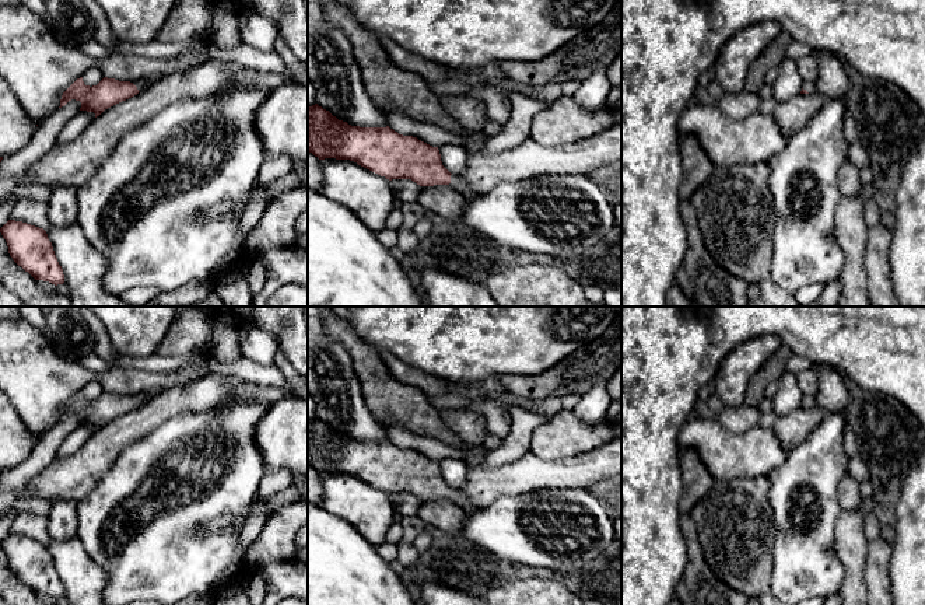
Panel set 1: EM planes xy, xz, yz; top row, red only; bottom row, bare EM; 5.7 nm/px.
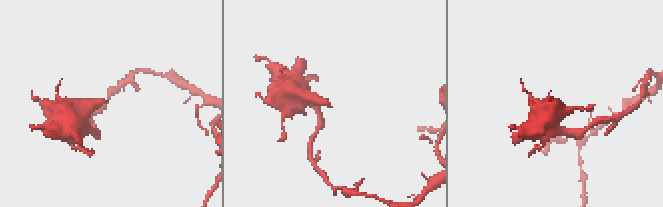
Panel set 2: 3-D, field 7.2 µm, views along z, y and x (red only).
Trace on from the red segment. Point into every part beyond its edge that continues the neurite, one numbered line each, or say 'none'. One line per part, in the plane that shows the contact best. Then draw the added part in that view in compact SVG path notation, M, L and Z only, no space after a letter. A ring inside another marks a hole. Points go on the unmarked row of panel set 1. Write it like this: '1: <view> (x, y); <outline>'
1: xz (456, 496); M451 489L449 500L462 507L466 513L477 511L479 507L467 499L459 489Z

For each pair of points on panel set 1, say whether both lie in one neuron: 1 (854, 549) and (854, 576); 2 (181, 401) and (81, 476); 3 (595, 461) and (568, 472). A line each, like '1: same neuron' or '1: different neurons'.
1: same neuron
2: same neuron
3: same neuron

